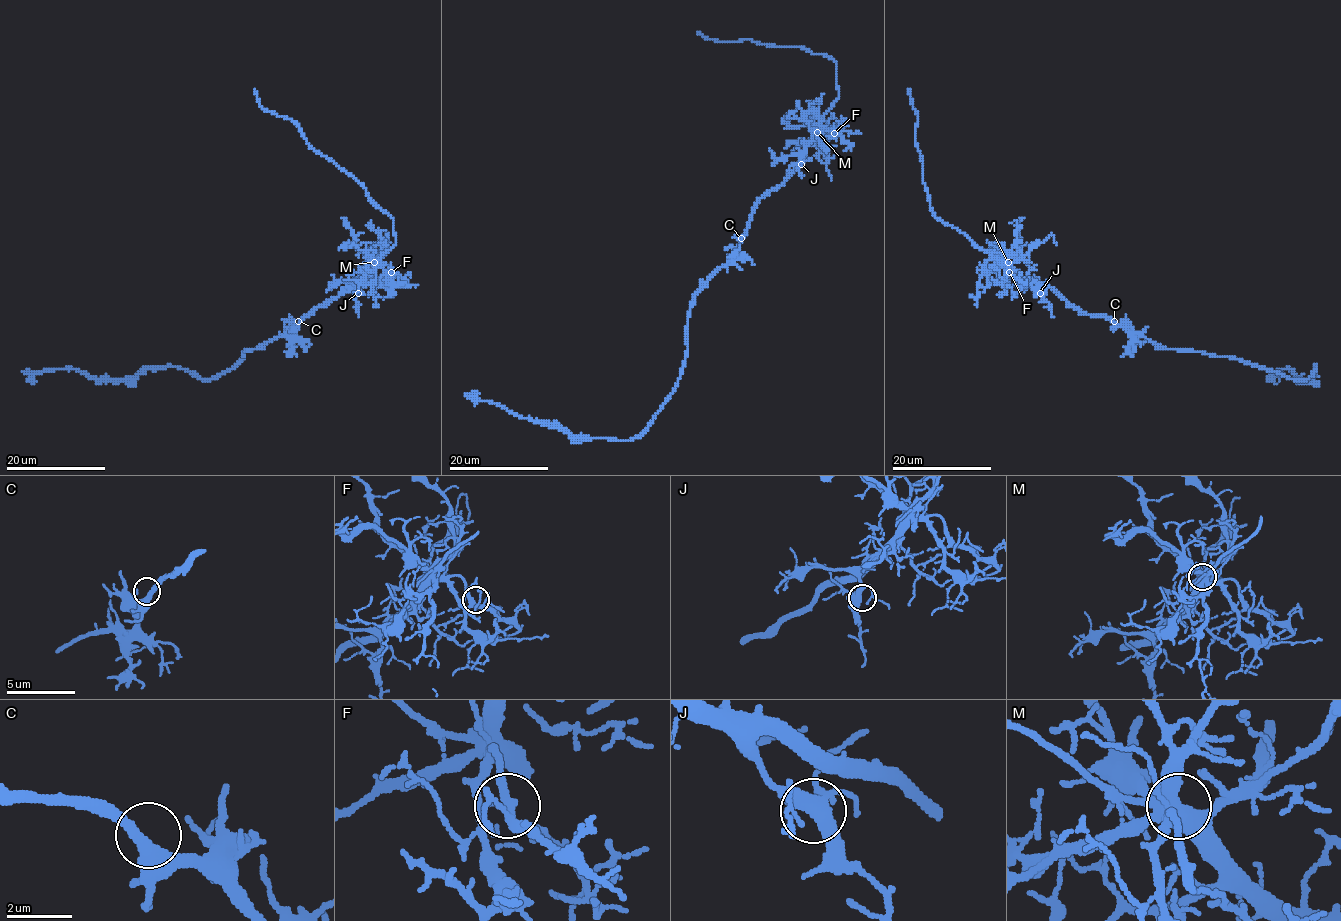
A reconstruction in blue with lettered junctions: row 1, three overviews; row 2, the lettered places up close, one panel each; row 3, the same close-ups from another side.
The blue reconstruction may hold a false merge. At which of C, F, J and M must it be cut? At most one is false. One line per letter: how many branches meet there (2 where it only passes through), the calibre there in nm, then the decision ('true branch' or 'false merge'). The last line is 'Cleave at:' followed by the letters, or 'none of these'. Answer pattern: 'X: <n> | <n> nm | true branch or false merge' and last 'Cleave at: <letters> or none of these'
C: 2 | 400 nm | true branch
F: 5 | 280 nm | true branch
J: 4 | 400 nm | true branch
M: 7 | 550 nm | true branch
Cleave at: none of these

